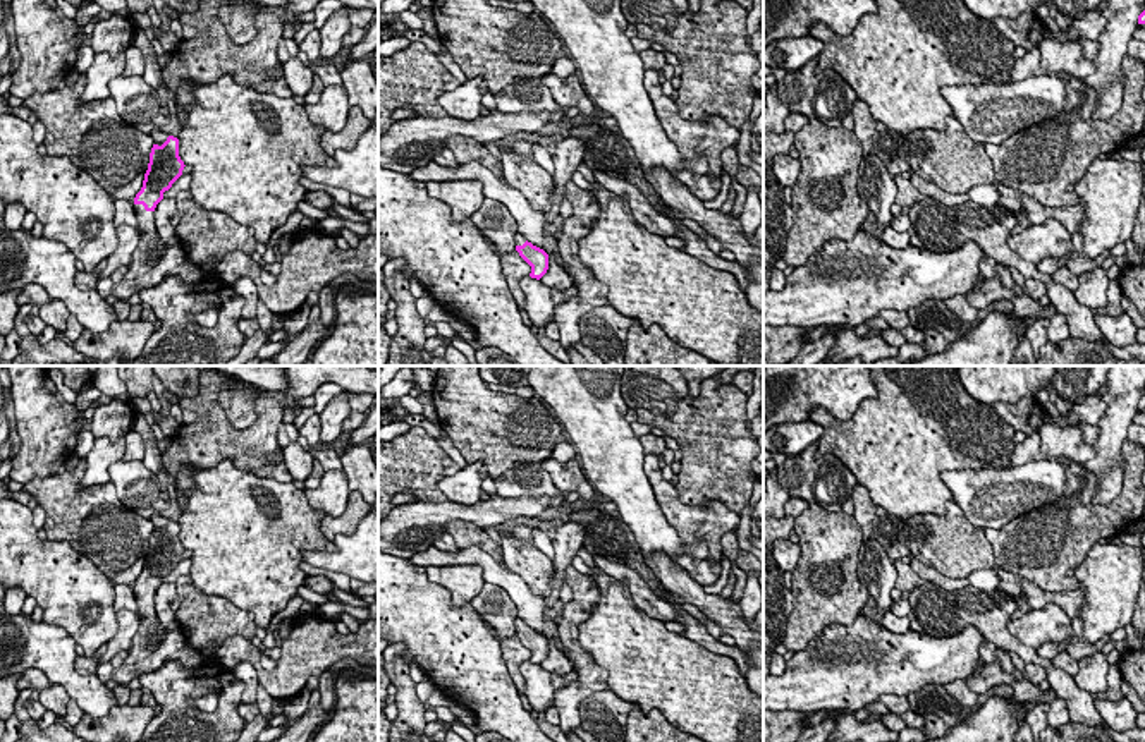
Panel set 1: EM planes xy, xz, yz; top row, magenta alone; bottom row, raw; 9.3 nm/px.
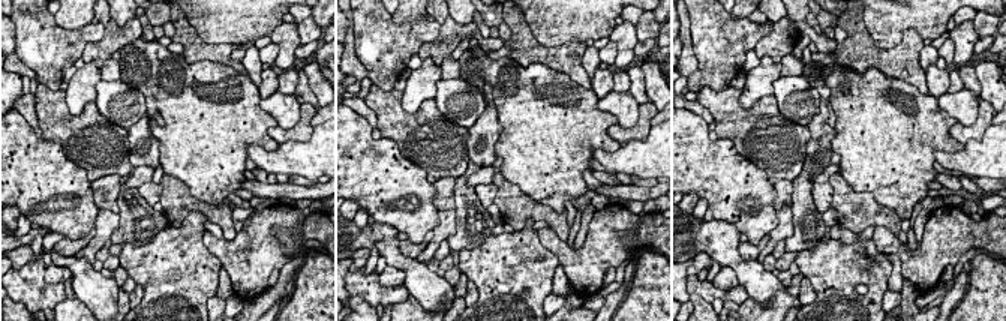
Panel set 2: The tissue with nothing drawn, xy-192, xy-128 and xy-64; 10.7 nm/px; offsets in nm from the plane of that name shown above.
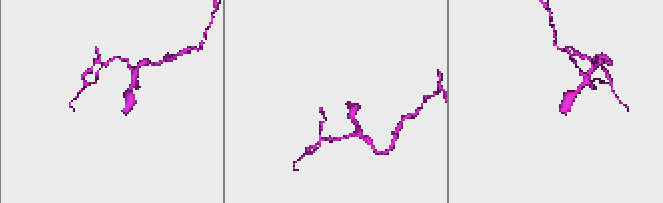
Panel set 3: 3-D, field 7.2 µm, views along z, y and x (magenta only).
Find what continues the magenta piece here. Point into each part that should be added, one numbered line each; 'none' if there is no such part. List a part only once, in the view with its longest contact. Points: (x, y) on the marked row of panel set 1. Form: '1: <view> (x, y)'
1: xy (150, 249)

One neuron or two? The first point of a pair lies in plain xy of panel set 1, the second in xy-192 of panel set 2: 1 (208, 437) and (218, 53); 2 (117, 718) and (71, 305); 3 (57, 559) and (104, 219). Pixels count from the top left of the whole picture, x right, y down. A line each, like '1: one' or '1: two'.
1: one
2: one
3: two

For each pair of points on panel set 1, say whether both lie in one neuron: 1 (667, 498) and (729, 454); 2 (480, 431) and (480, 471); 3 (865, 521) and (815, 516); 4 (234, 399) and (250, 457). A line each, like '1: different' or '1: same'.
1: different
2: different
3: different
4: different

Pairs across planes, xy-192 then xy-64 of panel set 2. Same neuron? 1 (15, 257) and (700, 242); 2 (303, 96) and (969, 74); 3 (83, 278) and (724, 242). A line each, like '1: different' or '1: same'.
1: different
2: same
3: same

